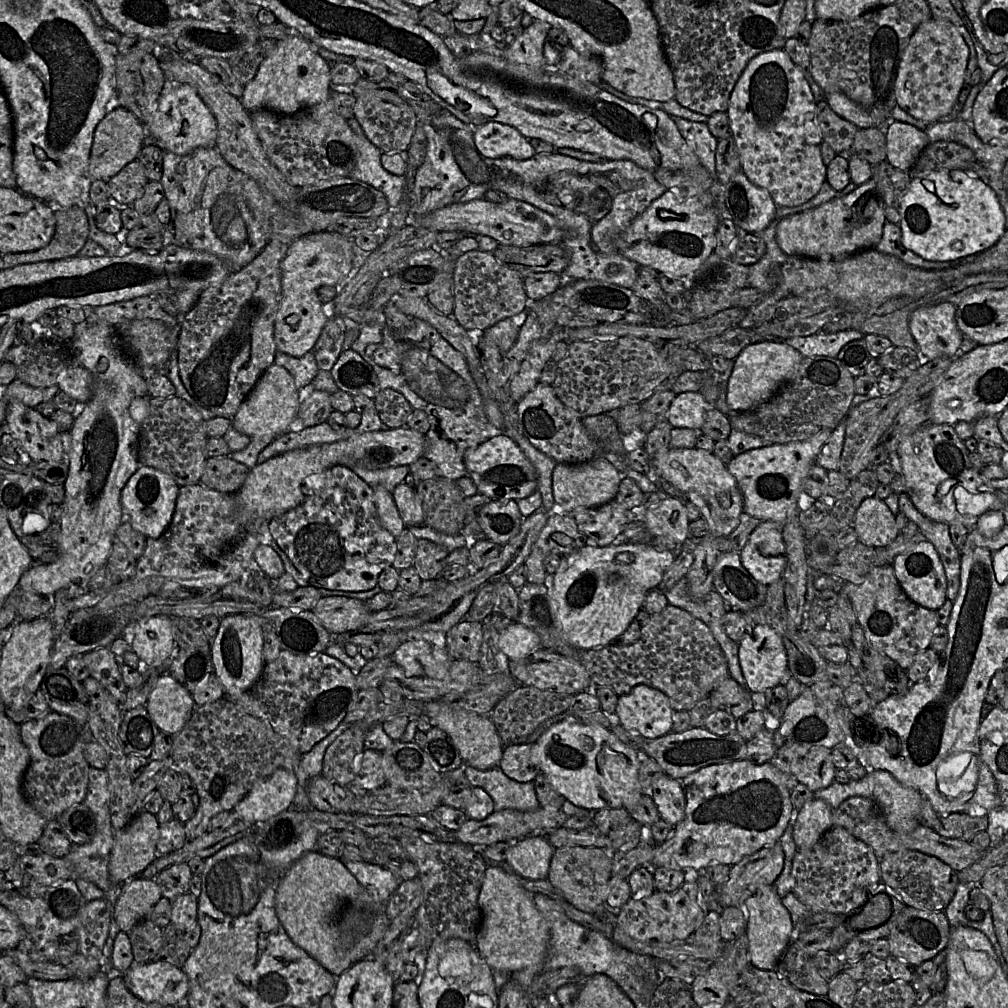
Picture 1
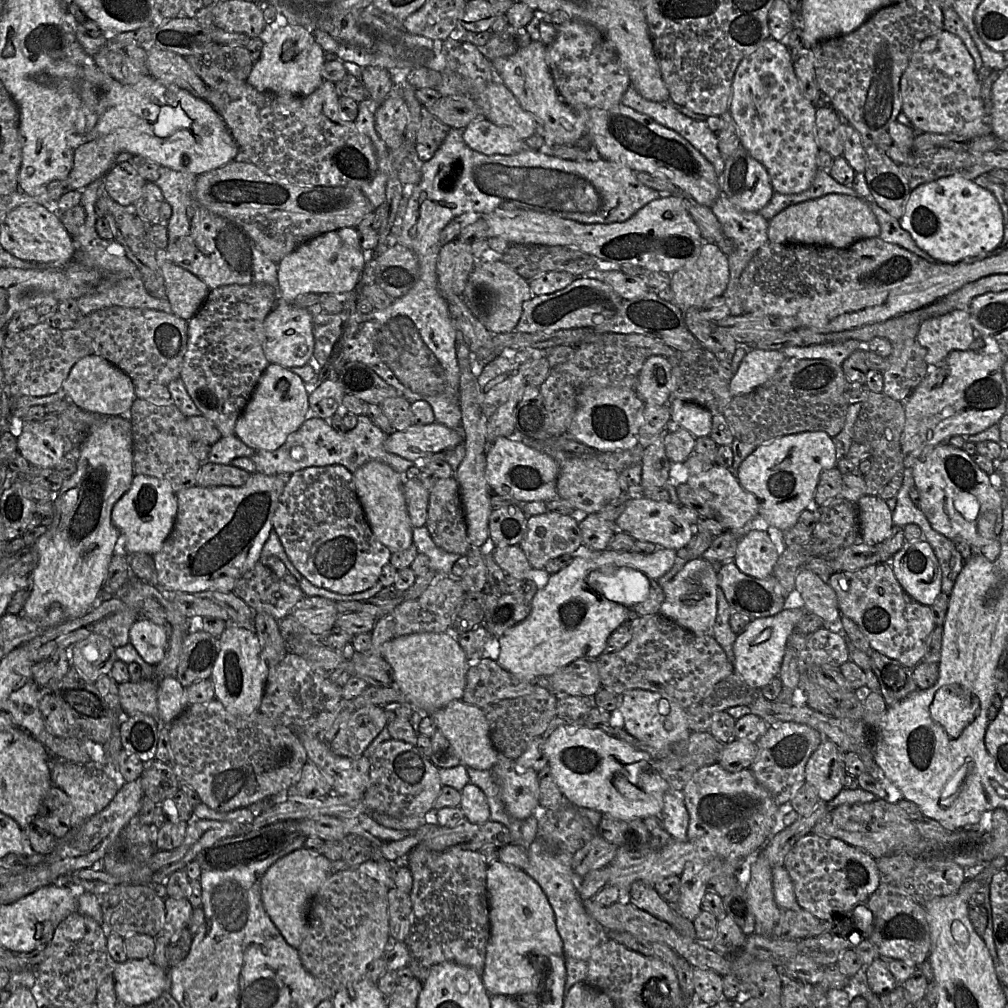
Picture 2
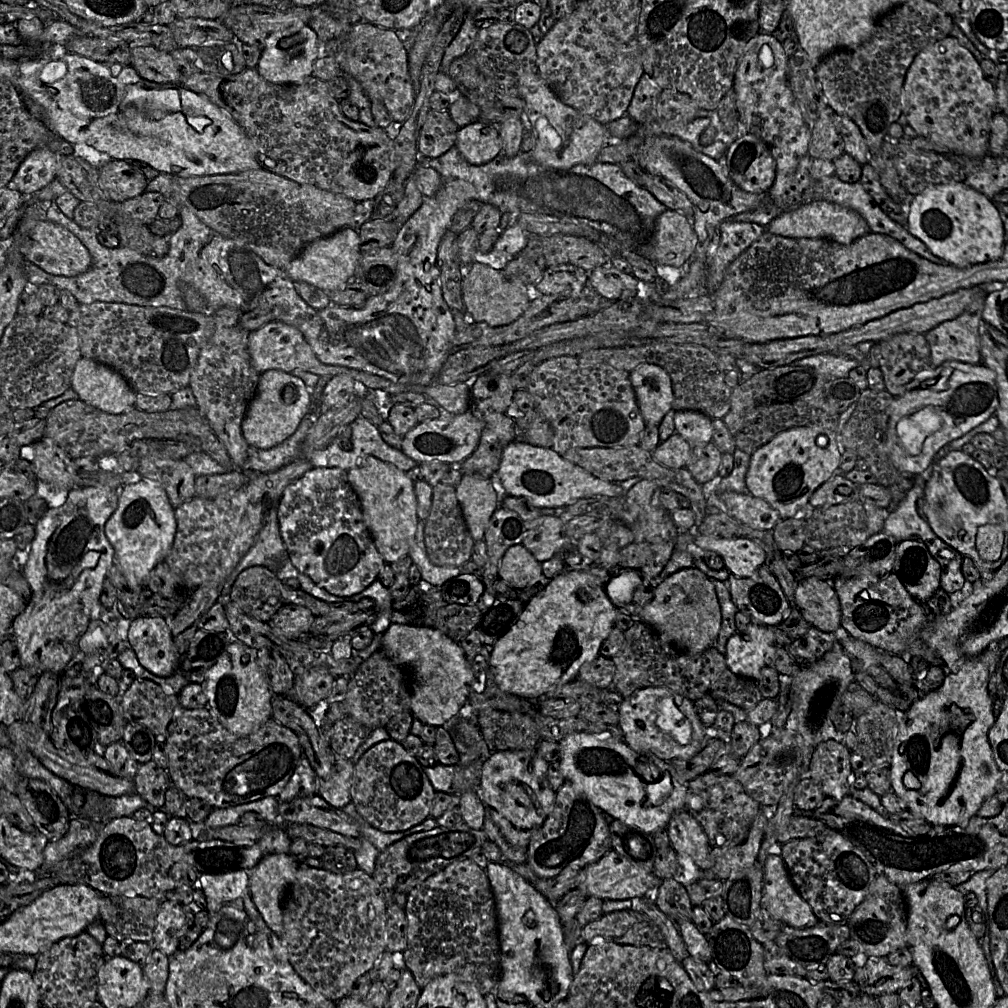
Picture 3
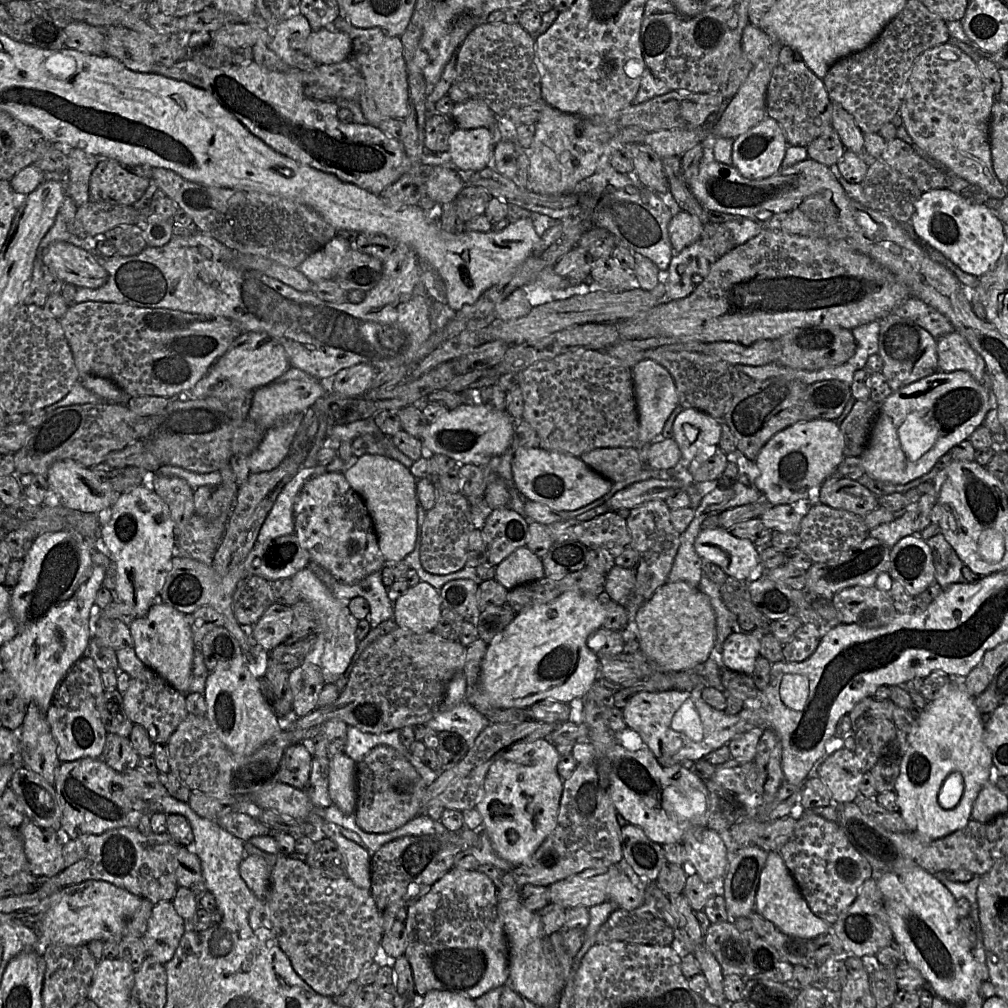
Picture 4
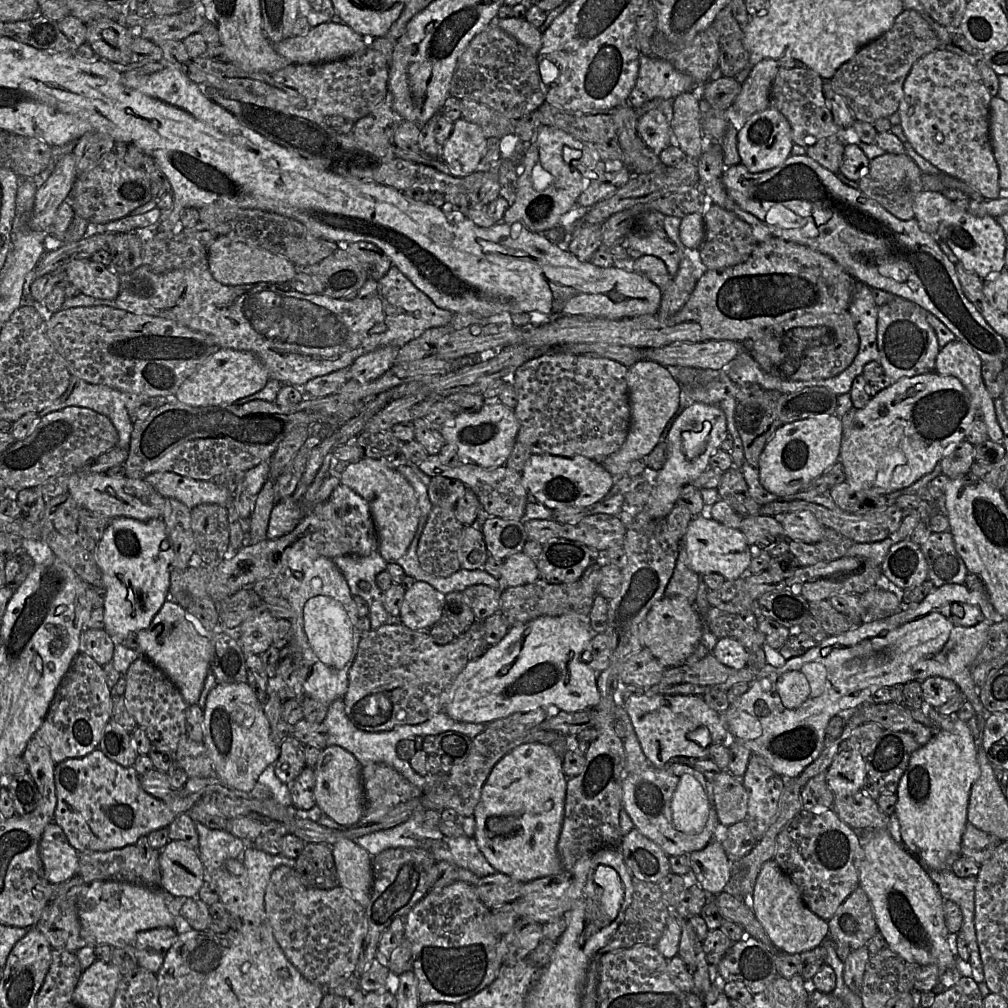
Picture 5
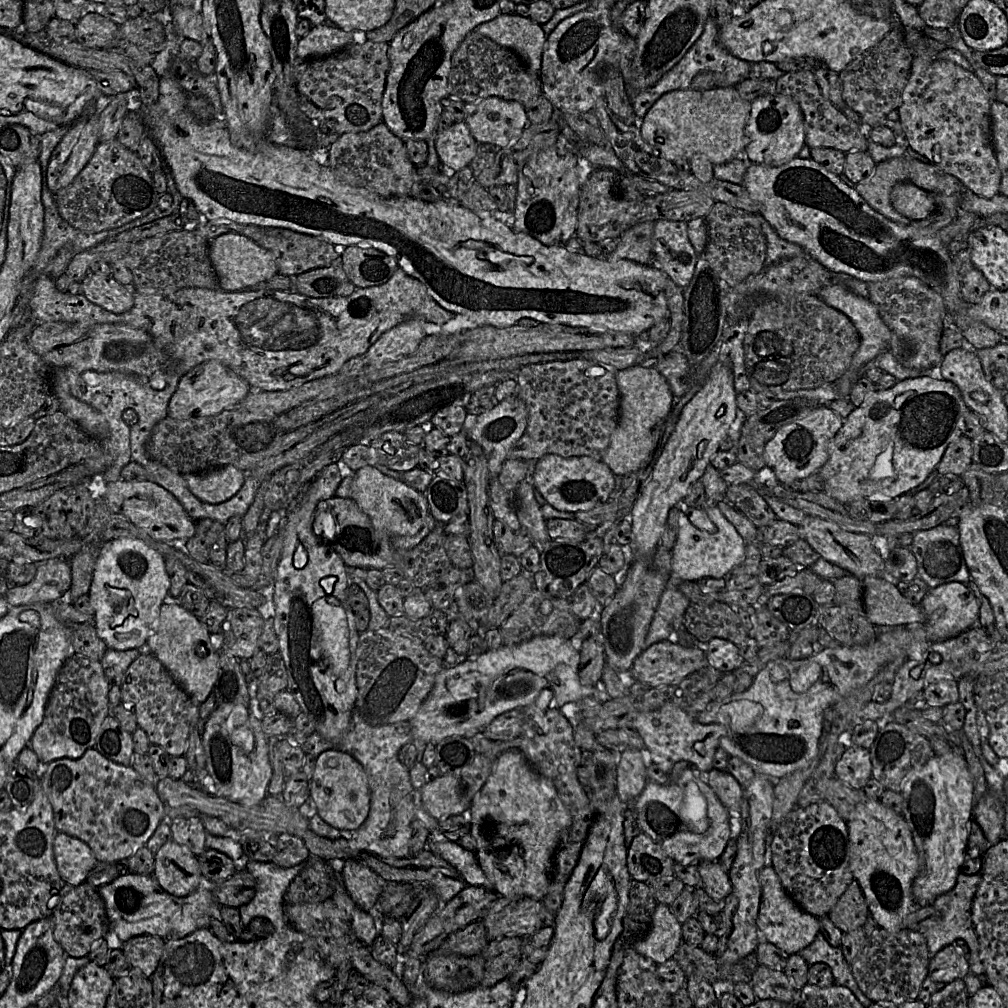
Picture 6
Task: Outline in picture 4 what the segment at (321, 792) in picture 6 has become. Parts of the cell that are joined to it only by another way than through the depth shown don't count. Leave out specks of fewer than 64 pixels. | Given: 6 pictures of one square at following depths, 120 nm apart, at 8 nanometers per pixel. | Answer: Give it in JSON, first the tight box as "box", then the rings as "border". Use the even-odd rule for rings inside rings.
{"box":[329,752,356,815],"border":[[[345,752],[330,756],[329,795],[333,805],[346,815],[354,814],[356,809],[356,766]]]}

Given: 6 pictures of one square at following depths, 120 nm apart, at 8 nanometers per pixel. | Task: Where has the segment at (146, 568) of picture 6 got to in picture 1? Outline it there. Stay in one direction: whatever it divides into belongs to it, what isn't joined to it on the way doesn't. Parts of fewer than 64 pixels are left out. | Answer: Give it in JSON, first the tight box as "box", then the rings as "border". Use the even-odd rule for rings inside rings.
{"box":[120,465,179,538],"border":[[[140,465],[121,491],[120,503],[124,510],[124,518],[126,517],[134,530],[146,538],[159,538],[172,520],[179,489],[170,475]]]}

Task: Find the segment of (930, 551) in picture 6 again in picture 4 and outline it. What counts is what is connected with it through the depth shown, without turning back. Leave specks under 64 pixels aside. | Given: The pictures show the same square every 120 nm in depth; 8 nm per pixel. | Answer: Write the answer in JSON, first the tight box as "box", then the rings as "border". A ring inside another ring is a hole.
{"box":[925,533,964,589],"border":[[[939,533],[925,542],[932,554],[935,582],[943,589],[952,584],[964,583],[961,571],[963,563],[945,537]]]}

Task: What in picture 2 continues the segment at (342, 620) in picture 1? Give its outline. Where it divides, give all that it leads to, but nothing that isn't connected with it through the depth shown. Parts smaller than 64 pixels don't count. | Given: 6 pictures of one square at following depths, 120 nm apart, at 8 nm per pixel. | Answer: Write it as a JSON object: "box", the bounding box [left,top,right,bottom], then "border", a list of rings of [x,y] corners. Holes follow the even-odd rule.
{"box":[291,596,336,635],"border":[[[304,596],[291,614],[311,635],[322,635],[335,627],[336,602],[324,597]]]}

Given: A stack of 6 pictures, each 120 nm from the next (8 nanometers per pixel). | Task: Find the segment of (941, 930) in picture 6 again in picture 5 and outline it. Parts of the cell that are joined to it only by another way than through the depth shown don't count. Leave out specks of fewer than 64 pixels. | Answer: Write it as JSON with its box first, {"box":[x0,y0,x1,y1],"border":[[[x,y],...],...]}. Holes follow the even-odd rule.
{"box":[922,864,984,983],"border":[[[923,864],[922,866],[938,887],[943,899],[951,900],[959,906],[963,916],[963,923],[957,934],[964,938],[969,948],[968,964],[971,969],[971,978],[976,983],[983,982],[984,972],[974,923],[977,878],[974,876],[960,878],[950,869],[934,870],[925,867]]]}

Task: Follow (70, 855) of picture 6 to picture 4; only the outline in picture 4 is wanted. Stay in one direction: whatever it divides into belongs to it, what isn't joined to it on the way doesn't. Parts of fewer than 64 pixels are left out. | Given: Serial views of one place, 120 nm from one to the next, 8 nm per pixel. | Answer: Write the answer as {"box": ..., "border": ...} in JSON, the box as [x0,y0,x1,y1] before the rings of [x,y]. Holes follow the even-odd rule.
{"box":[18,822,63,877],"border":[[[24,822],[18,832],[23,840],[30,872],[36,877],[52,877],[63,868],[63,844],[59,832]]]}

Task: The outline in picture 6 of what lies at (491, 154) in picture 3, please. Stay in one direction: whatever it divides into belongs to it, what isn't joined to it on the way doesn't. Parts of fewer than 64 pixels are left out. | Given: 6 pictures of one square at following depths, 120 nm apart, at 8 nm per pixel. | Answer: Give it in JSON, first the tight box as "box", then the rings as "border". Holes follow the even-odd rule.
{"box":[435,121,477,171],"border":[[[465,121],[454,123],[447,130],[435,133],[441,168],[447,171],[458,171],[469,166],[476,154],[477,145]]]}

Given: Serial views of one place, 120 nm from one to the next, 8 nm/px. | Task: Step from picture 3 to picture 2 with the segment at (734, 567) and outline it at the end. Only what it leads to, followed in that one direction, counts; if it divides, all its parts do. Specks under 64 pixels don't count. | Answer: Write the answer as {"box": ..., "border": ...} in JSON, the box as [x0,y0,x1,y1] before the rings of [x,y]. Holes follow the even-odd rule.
{"box":[733,529,779,579],"border":[[[756,529],[740,537],[733,561],[744,574],[766,579],[773,575],[779,555],[769,534]]]}

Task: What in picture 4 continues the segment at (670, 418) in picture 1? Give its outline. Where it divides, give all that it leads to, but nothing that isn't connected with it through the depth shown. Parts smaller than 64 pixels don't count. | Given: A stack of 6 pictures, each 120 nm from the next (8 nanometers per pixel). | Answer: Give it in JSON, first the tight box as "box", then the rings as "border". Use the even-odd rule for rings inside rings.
{"box":[672,408,721,471],"border":[[[685,408],[673,423],[673,438],[682,456],[672,470],[687,471],[693,459],[717,447],[721,438],[721,421],[703,411]]]}

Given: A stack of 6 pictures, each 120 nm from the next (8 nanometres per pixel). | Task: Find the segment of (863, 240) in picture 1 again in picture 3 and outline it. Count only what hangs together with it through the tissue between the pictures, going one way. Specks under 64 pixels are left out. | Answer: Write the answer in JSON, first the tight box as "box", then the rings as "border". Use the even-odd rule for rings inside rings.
{"box":[766,200,870,245],"border":[[[814,200],[783,211],[769,223],[766,231],[789,238],[829,238],[837,243],[849,245],[868,234],[870,228],[856,211],[826,200]]]}

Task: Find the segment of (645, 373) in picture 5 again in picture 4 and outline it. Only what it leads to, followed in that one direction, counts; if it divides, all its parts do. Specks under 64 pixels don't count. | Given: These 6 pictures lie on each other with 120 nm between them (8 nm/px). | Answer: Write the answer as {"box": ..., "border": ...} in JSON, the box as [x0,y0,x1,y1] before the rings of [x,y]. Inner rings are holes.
{"box":[632,359,679,443],"border":[[[651,359],[642,360],[632,368],[632,380],[639,417],[639,443],[653,442],[662,432],[671,413],[679,405],[675,382],[666,368]]]}

